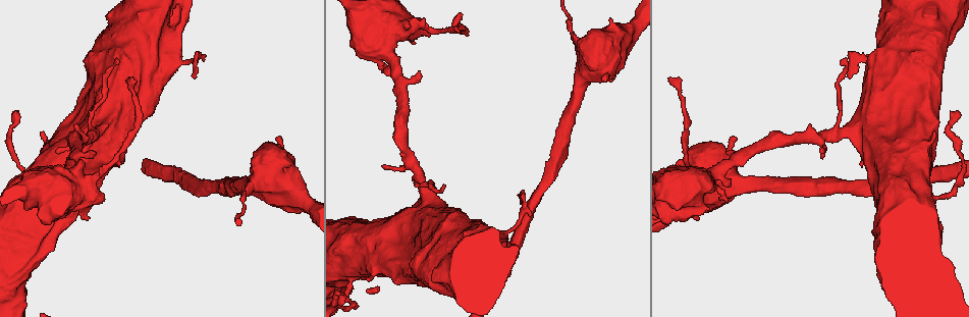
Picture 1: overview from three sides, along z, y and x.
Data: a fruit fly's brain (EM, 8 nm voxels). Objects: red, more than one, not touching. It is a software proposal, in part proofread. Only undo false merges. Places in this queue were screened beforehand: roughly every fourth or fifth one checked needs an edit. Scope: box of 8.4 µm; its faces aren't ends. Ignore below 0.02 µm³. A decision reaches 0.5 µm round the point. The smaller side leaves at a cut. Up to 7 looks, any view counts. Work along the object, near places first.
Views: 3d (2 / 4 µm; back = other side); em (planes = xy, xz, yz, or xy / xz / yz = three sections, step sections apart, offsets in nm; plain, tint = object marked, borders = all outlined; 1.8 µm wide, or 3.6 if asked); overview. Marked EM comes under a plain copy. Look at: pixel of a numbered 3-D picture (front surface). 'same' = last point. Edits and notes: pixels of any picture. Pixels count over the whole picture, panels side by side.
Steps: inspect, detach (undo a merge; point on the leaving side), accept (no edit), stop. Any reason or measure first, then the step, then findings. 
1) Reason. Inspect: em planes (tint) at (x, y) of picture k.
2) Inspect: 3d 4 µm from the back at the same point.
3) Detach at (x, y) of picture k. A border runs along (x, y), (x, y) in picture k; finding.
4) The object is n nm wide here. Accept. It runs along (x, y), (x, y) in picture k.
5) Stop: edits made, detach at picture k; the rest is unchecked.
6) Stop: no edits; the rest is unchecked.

Calibre changes. Inspect: em planes (tint) at (675, 188) of picture 1.

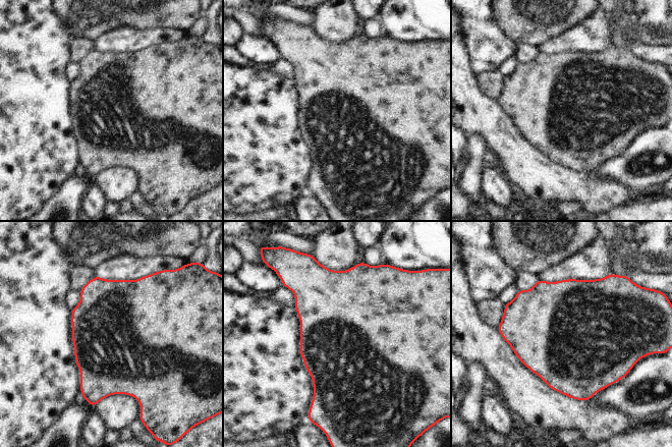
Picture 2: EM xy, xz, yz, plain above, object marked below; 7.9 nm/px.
Accept. All the same neuron.

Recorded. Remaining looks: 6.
Calibre changes. Inspect: em planes (tint) at (244, 202) of picture 1.

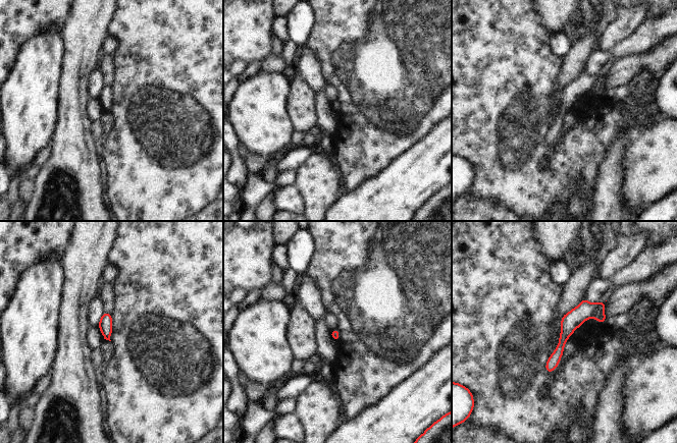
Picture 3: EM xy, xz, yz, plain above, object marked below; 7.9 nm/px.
The object is 70 nm wide here. Detach at (576, 317) of picture 3. The part that leaves runs along (592, 306), (567, 329), (549, 369) in picture 3; a second neuron is stuck on.

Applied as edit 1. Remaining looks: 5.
Inspect: overview.

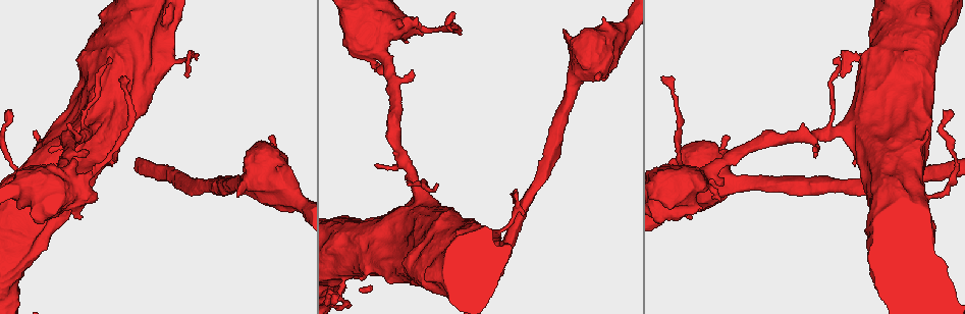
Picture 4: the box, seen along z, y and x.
Closes a loop. Inspect: em xy step 4 (tint) at (929, 197) of picture 4.

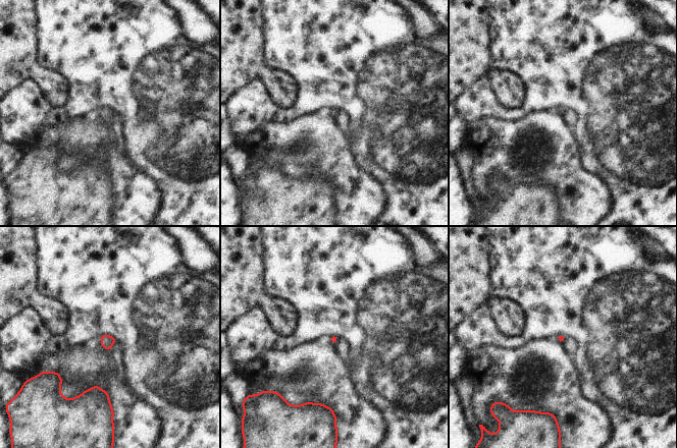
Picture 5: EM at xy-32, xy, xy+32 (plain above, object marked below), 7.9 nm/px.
Inspect: em planes (tint) at the same point.

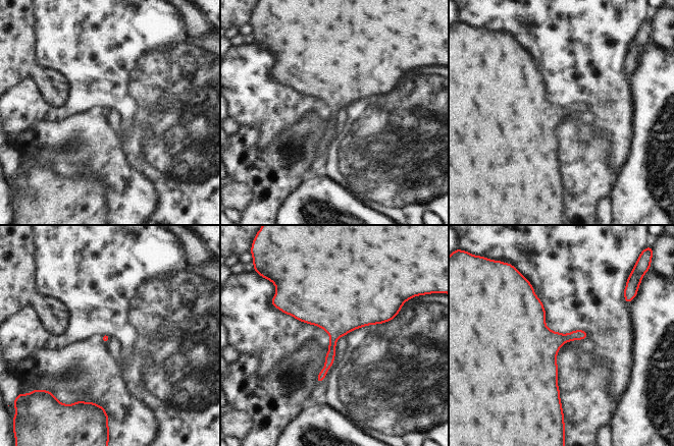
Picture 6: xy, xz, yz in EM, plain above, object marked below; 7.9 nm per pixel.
The object is 60 nm wide here. Accept. All the same neuron.

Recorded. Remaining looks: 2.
Stop: edits made, detach at picture 3; the rest is unchecked.

